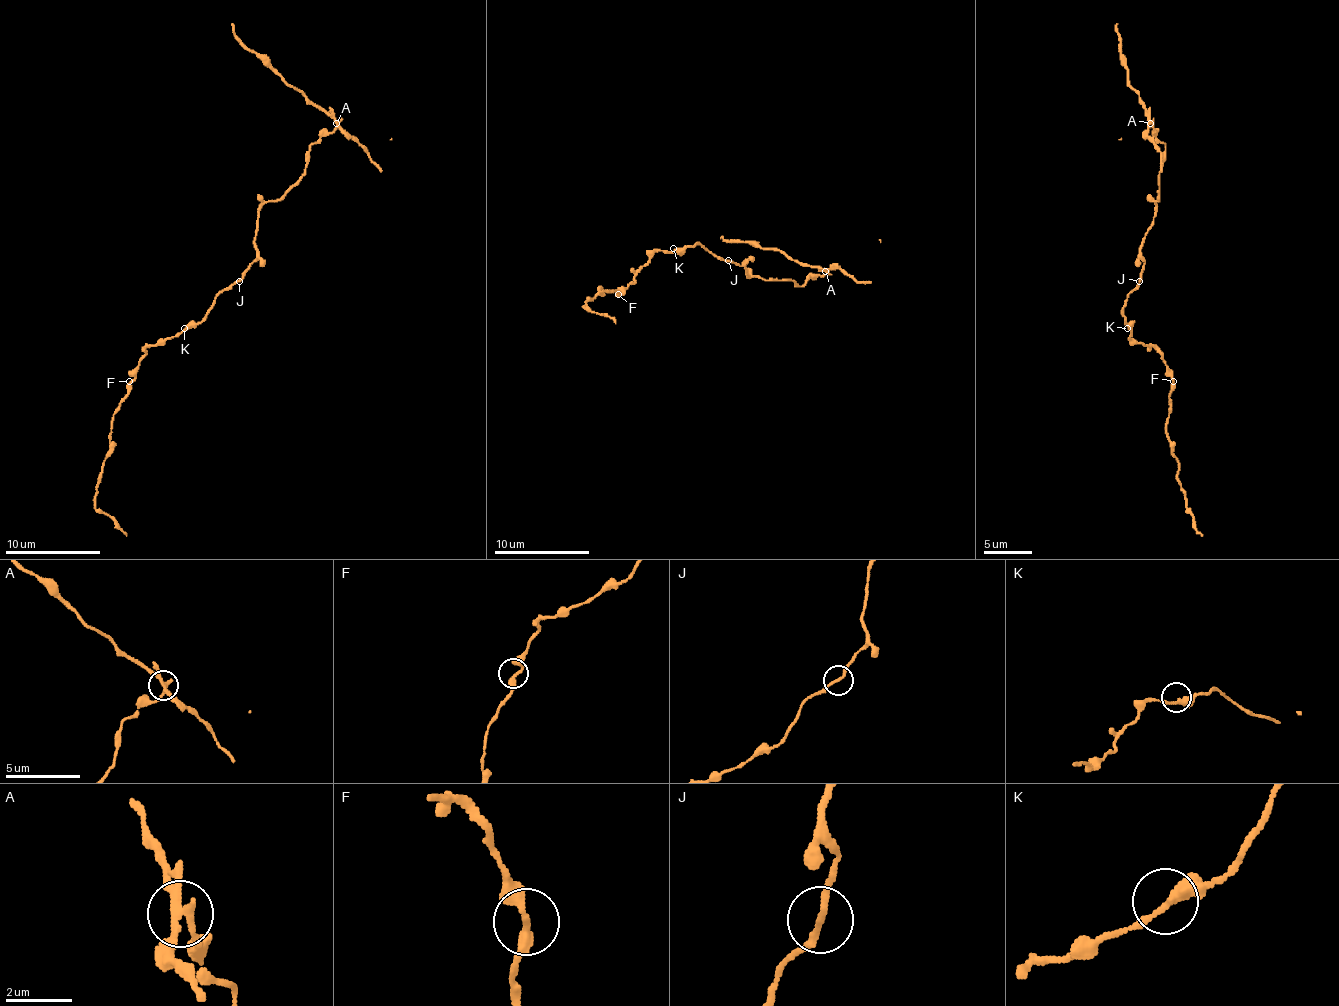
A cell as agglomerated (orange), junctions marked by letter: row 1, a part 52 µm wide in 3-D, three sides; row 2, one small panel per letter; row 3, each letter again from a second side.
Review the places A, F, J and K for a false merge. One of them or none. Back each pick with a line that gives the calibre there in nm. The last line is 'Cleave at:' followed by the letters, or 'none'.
A: 200 nm thick
Cleave at: A

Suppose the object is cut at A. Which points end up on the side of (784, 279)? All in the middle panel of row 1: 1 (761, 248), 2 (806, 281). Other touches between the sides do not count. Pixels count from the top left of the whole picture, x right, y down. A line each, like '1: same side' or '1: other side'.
1: other side
2: same side

